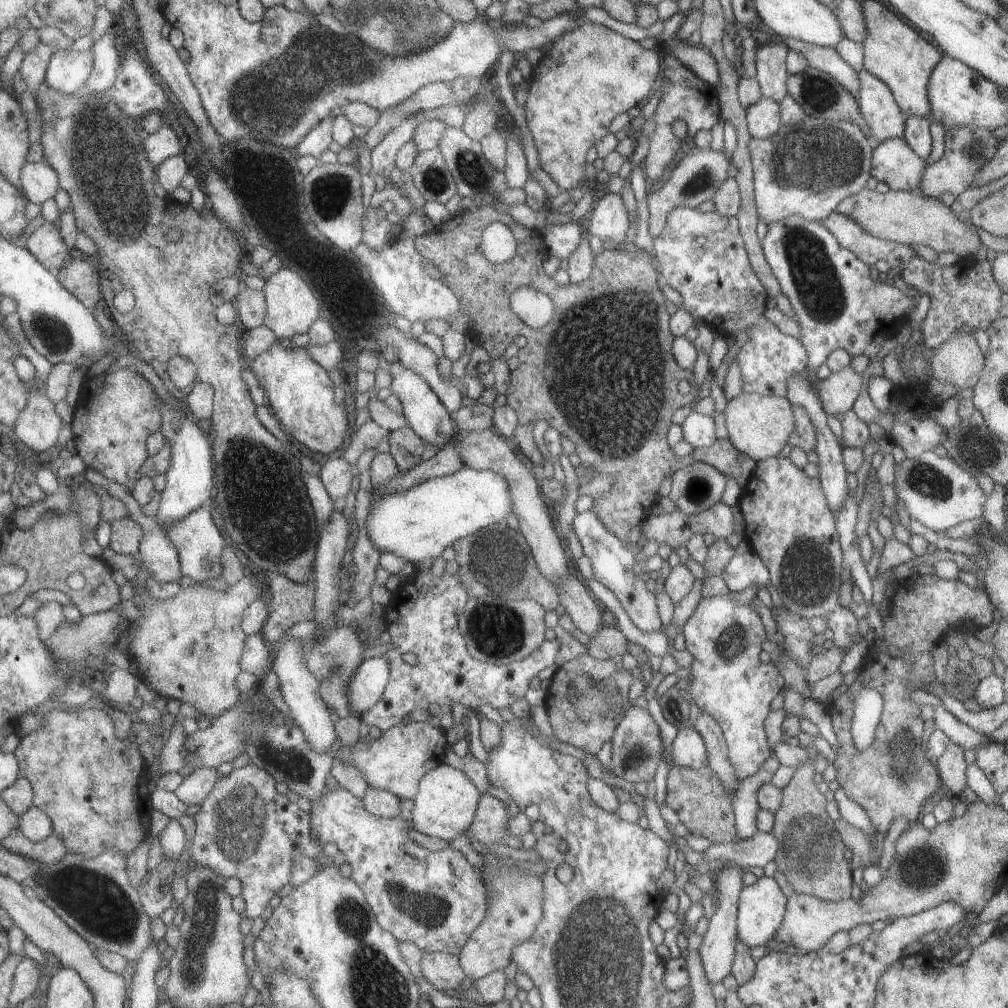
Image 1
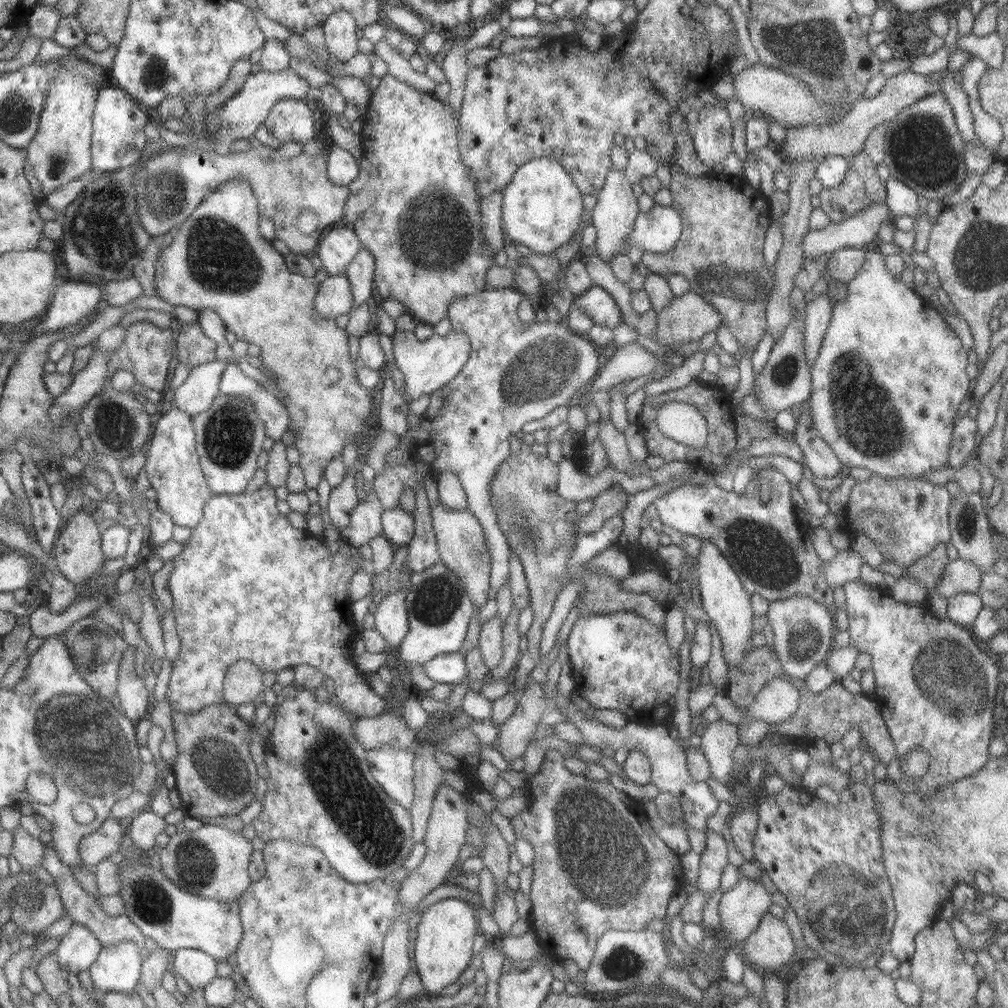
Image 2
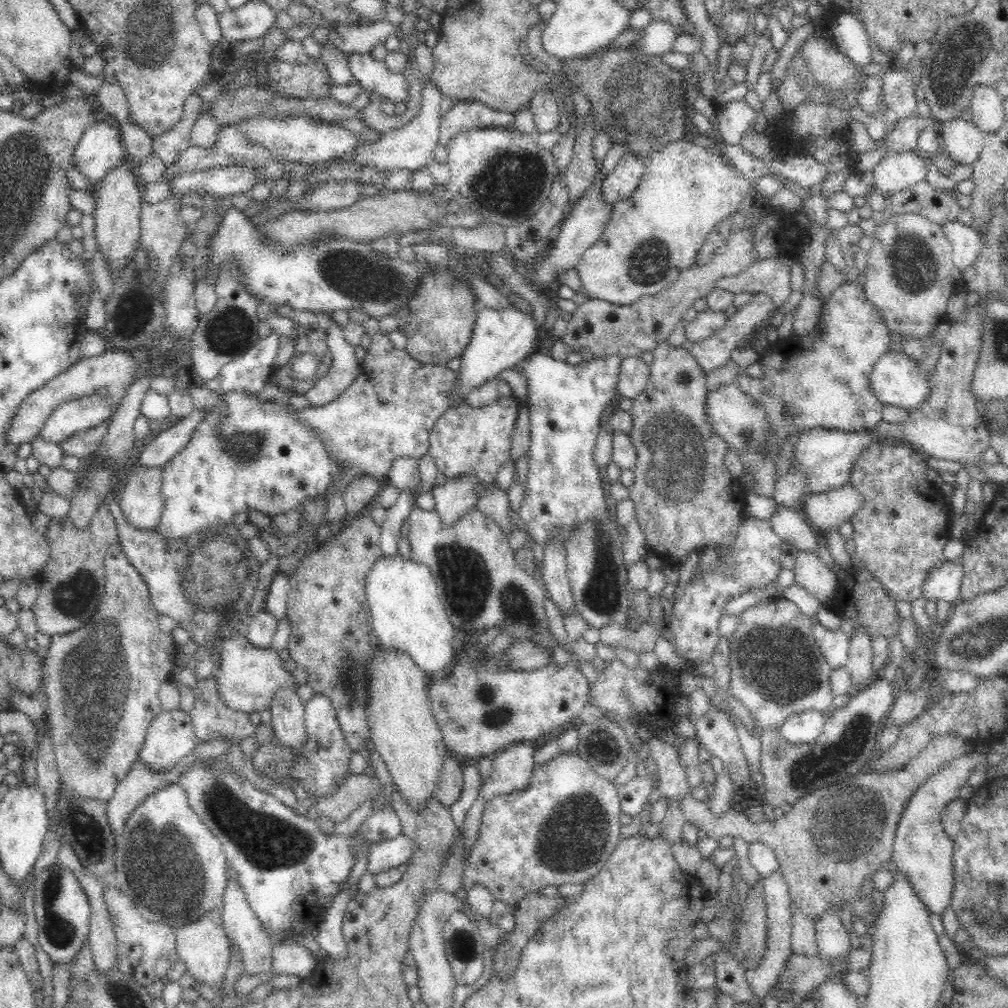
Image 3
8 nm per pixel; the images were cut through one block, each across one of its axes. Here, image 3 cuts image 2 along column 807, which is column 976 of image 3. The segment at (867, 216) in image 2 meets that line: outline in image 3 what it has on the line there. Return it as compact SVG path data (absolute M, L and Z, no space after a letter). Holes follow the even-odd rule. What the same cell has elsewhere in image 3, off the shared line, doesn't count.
M958 220L943 224L941 227L950 241L951 255L956 269L964 272L978 259L979 252L984 247L983 237L971 226Z

